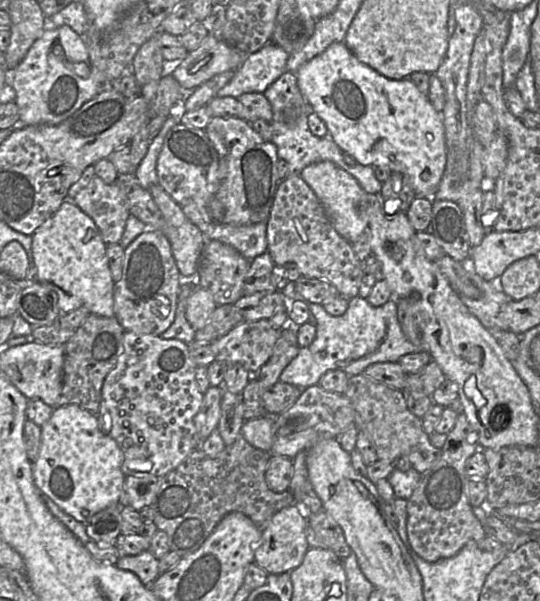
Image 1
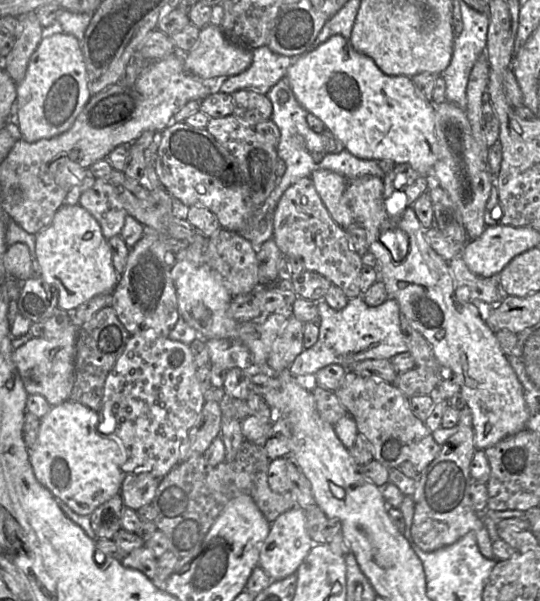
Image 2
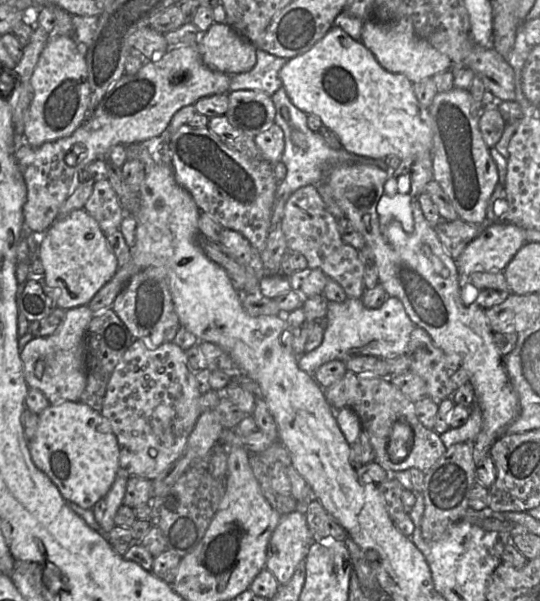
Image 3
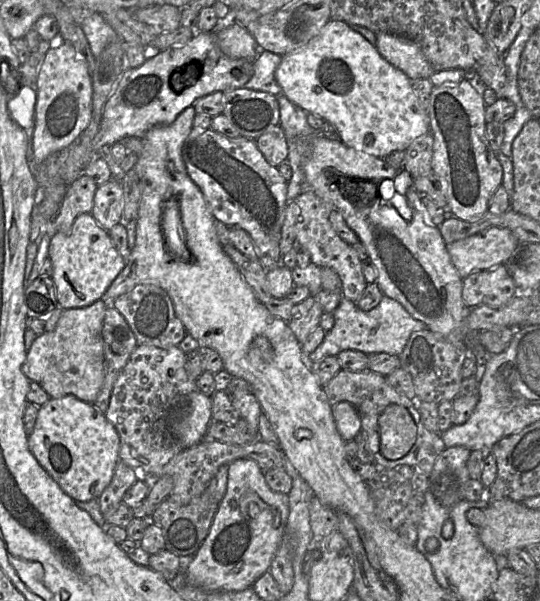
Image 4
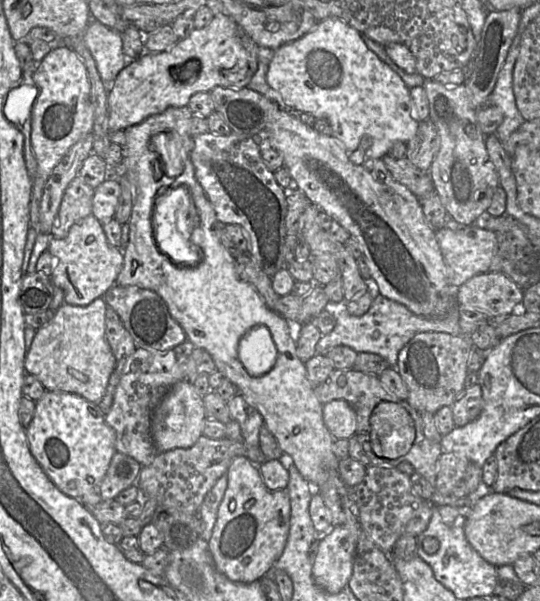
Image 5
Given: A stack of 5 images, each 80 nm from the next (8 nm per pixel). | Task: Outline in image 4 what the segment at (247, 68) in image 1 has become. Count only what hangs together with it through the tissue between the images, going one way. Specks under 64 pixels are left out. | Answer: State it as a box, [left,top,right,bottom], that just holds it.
[245,45,282,98]

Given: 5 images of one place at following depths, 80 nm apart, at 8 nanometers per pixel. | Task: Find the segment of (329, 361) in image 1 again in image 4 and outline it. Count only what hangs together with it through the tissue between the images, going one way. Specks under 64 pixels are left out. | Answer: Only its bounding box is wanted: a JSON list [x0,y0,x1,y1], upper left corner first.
[305,295,428,363]

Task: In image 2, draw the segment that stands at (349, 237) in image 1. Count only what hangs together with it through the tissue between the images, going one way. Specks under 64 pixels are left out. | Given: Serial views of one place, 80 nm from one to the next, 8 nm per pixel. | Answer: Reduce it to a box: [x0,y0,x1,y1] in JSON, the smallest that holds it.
[310,169,354,229]

